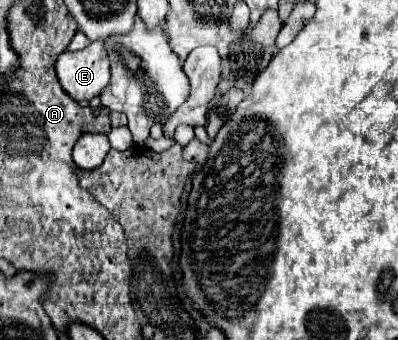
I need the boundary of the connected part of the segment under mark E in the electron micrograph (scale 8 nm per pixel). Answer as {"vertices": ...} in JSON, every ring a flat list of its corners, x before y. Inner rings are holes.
{"vertices":[[101,40,77,52,65,50,57,58,55,70,63,90,77,102,99,96,109,84,109,58]]}

